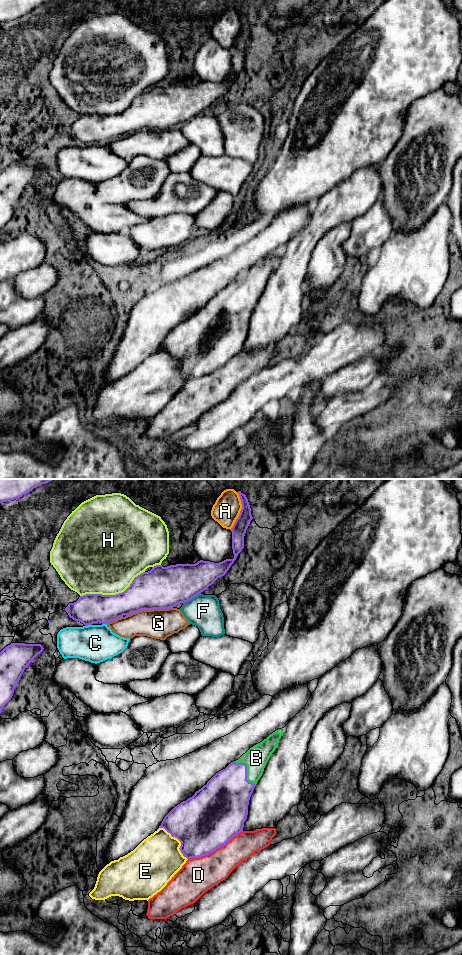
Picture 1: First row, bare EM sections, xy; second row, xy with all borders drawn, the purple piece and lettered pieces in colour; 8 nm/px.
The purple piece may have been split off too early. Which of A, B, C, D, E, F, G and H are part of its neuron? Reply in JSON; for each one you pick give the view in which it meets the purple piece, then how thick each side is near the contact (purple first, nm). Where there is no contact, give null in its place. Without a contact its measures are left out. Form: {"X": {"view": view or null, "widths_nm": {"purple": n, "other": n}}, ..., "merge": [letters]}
{"B": {"view": "xy", "widths_nm": {"purple": 380, "other": 190}}, "merge": ["B"]}

